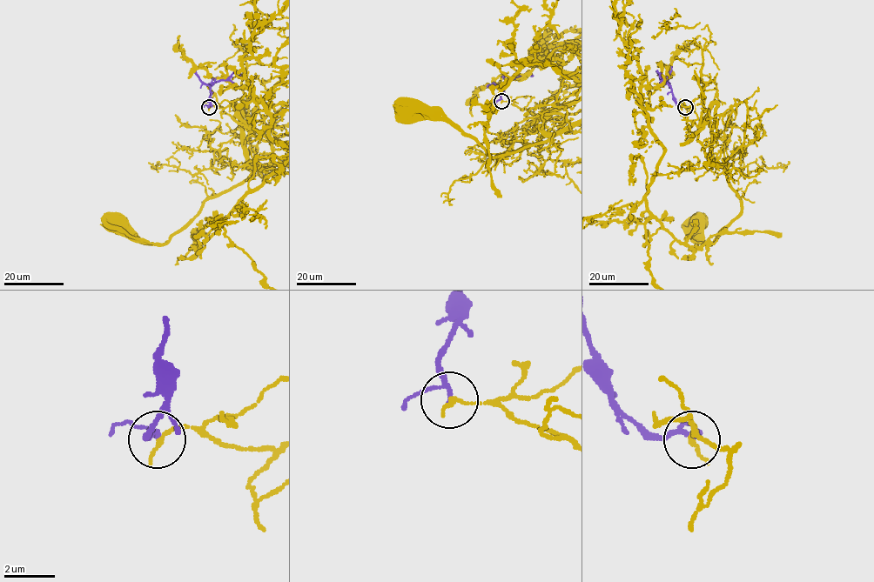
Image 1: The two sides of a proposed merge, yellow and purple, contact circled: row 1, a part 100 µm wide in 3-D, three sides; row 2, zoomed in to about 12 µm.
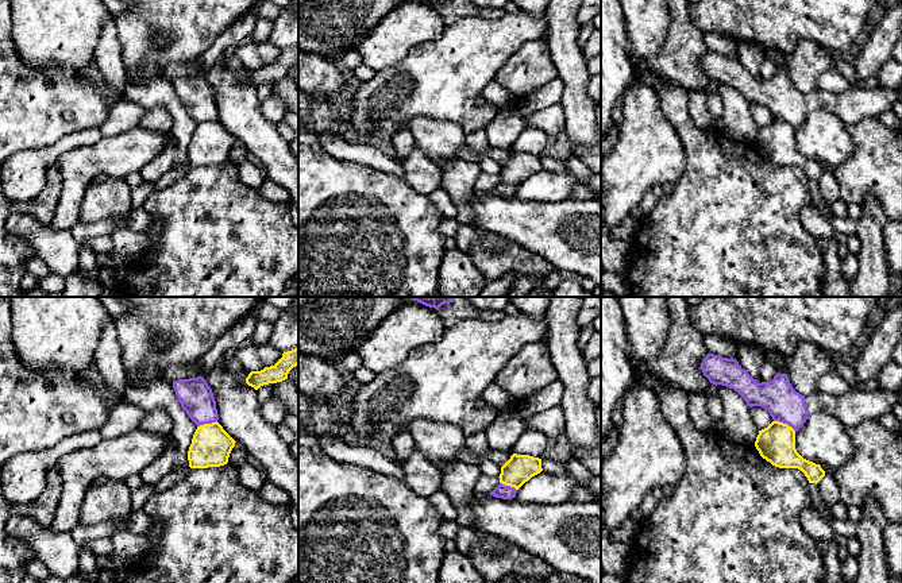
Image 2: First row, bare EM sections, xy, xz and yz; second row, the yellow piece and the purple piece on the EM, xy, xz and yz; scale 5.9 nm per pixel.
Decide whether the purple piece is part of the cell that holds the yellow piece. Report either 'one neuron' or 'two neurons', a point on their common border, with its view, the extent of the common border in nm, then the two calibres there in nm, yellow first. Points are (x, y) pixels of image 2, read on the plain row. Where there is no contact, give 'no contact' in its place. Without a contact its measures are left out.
two neurons; contact yz (785, 122); length 150 nm; calibres 220 and 200 nm

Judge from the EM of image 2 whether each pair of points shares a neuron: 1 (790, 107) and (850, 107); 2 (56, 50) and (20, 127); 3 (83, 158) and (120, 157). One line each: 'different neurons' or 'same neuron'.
1: same neuron
2: different neurons
3: same neuron

